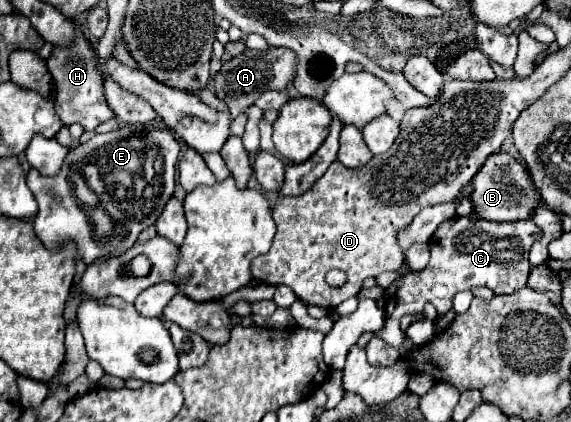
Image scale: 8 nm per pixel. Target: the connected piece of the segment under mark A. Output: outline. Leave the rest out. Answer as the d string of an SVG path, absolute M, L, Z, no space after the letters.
M268 47L266 51L256 51L256 49L246 49L242 55L230 59L220 67L216 73L214 81L214 91L216 95L226 101L232 117L240 115L240 111L248 109L256 97L264 91L286 91L294 77L296 77L296 53L286 47Z

